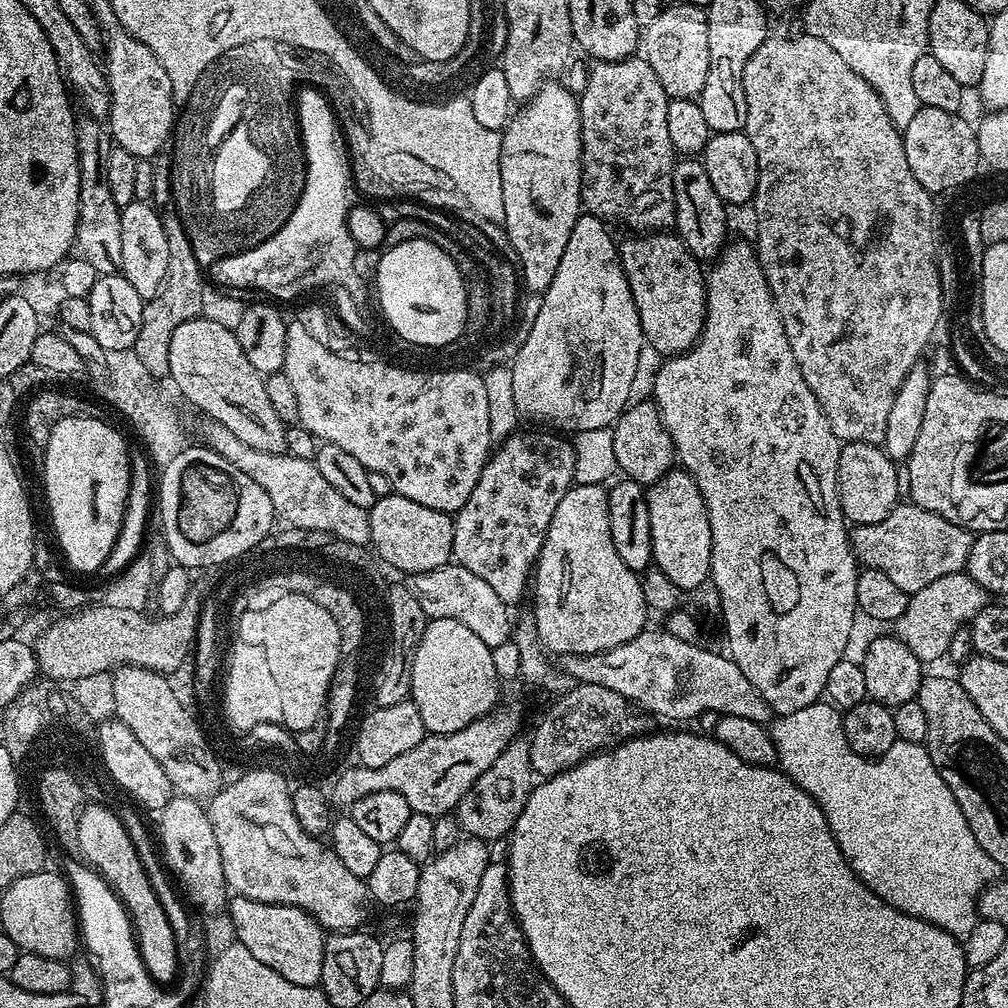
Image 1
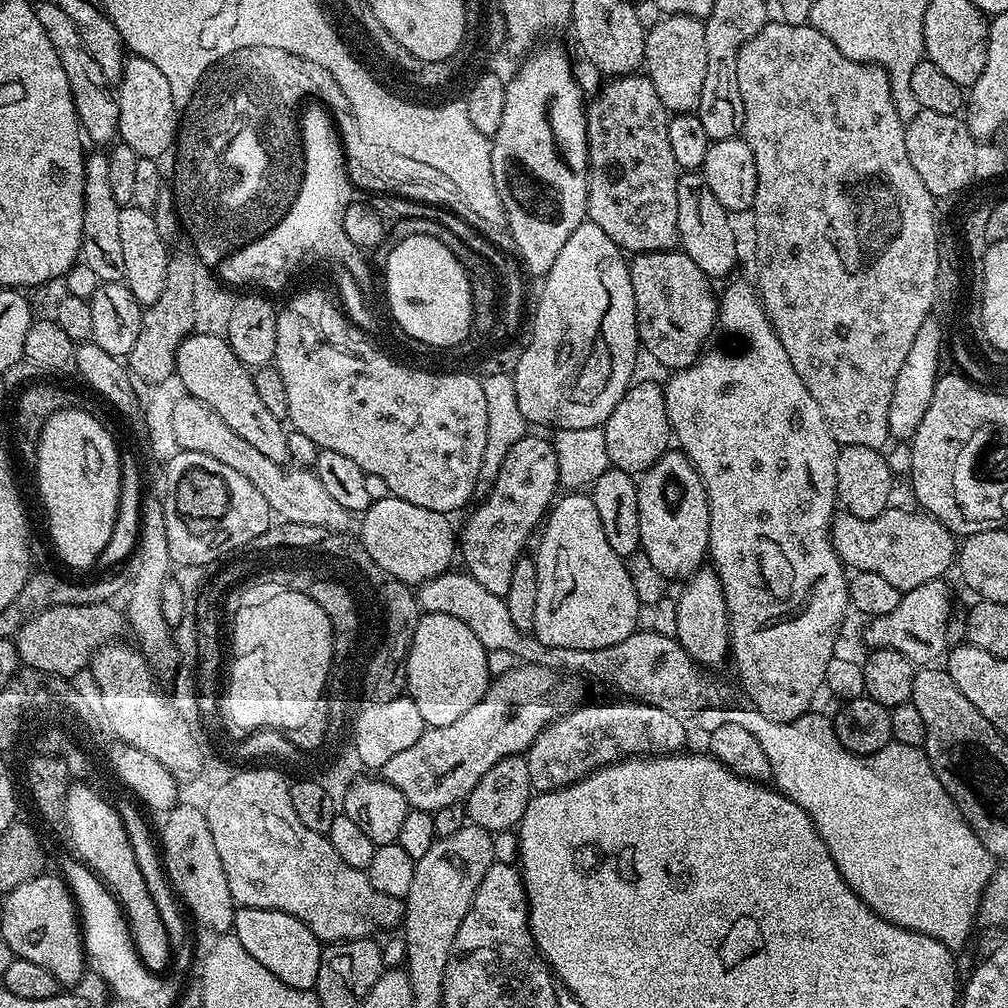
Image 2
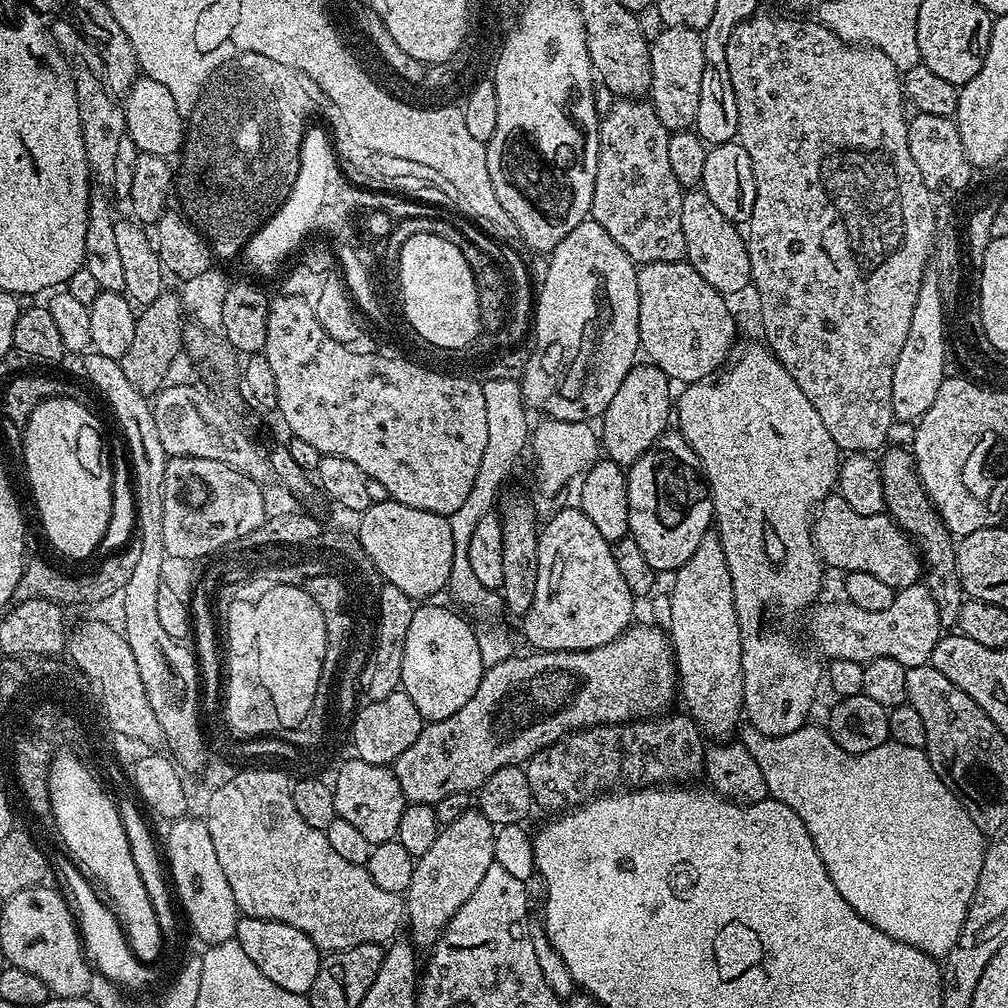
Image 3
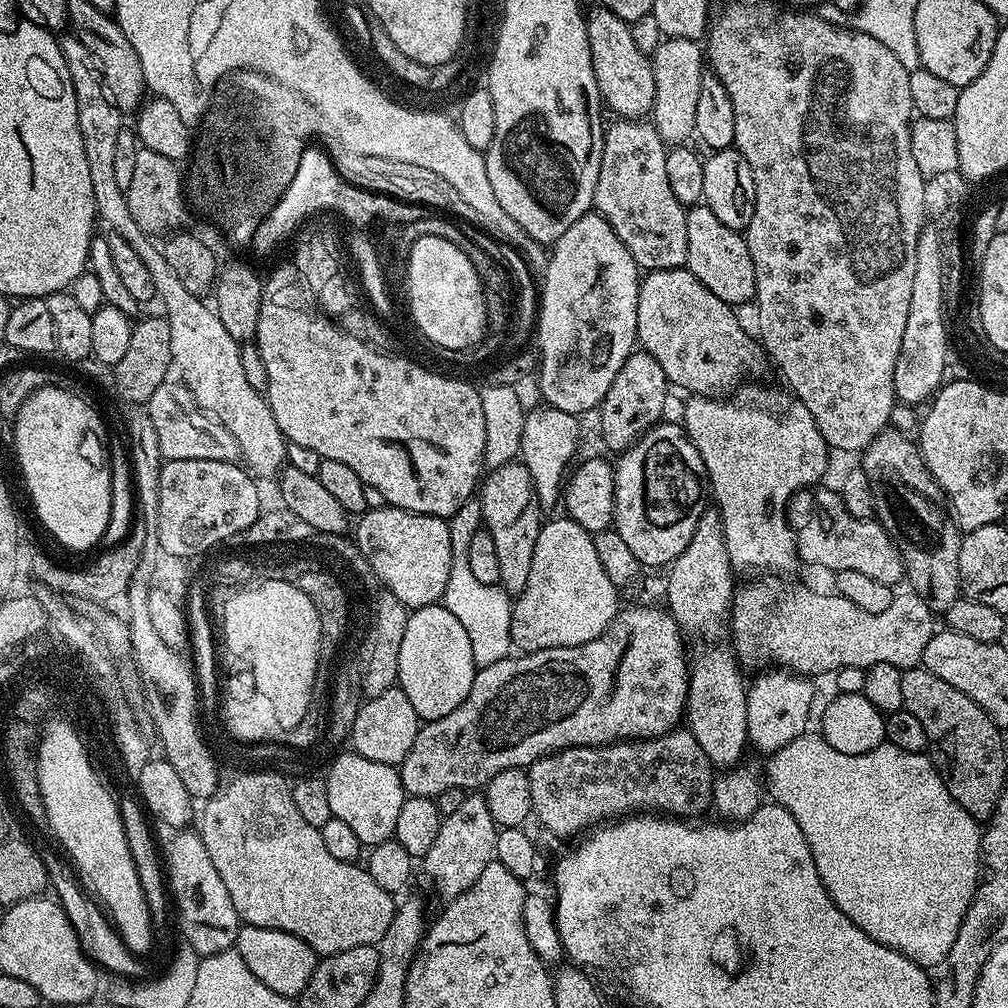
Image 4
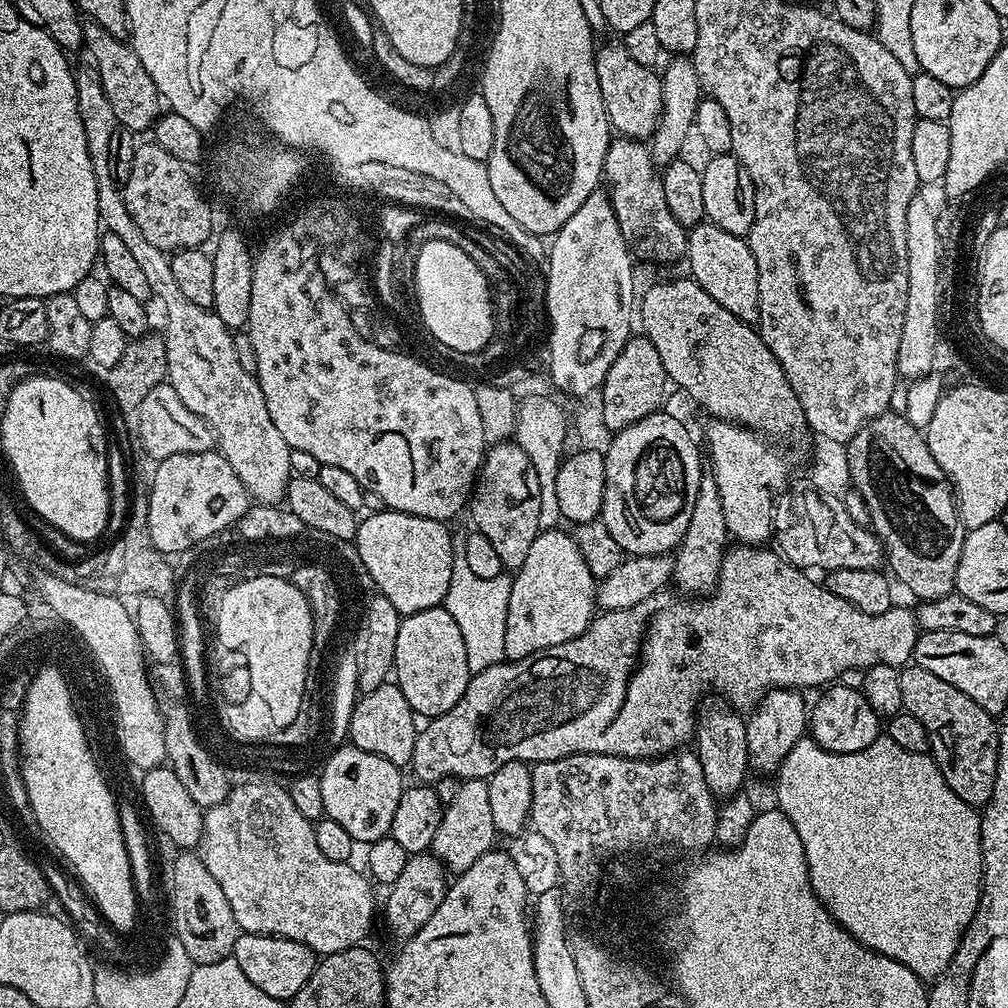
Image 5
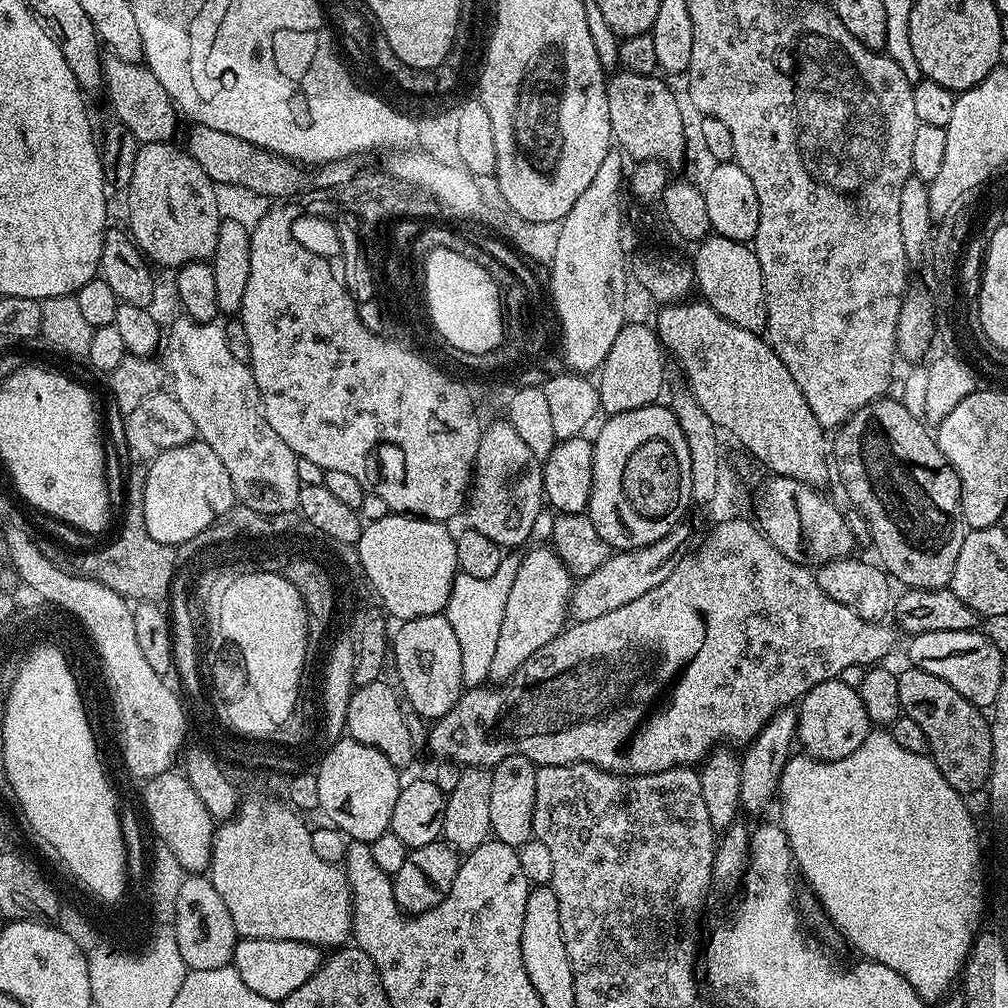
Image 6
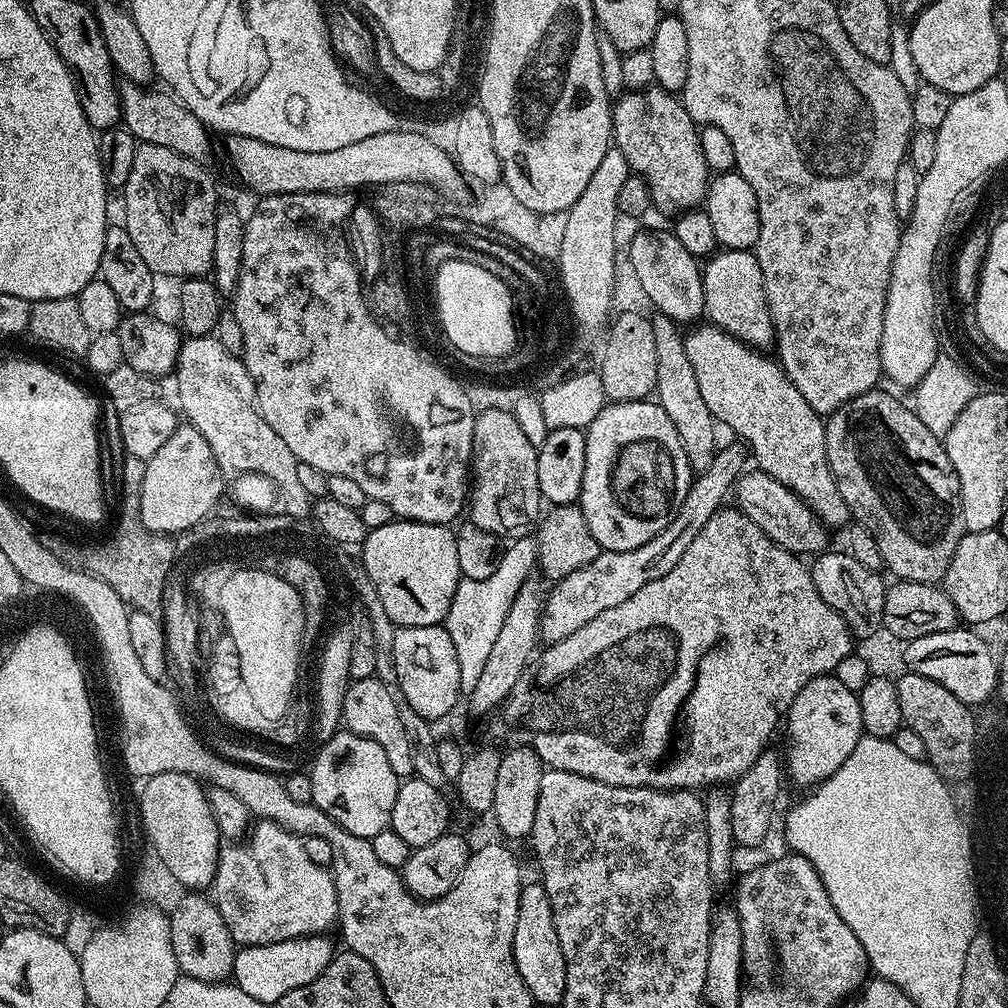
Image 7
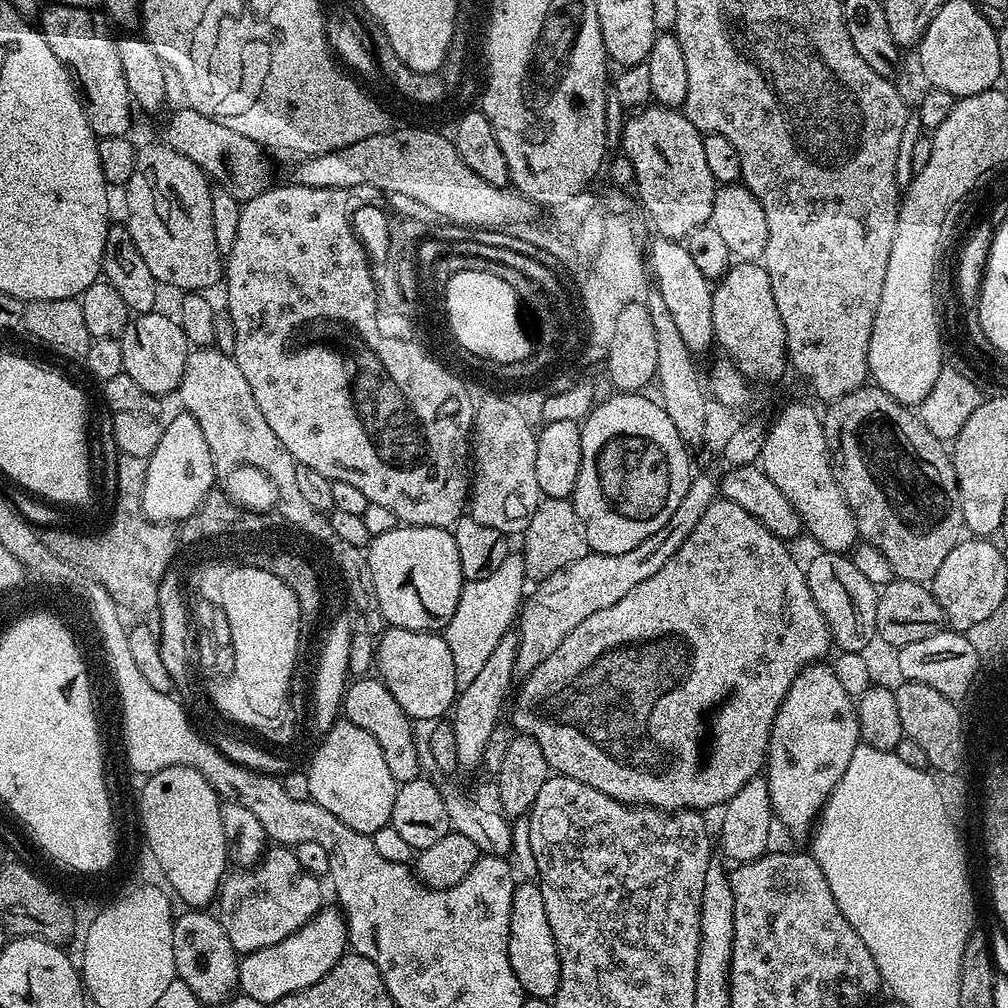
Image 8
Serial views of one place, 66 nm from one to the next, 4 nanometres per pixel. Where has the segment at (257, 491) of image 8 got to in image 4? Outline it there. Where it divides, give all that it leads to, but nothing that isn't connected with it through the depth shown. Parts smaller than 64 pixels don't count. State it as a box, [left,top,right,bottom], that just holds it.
[59,34,286,477]

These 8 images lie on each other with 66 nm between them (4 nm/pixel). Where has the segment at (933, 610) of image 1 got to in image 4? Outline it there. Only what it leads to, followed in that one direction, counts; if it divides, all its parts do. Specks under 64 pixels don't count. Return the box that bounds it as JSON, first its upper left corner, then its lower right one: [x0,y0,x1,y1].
[730,578,934,678]

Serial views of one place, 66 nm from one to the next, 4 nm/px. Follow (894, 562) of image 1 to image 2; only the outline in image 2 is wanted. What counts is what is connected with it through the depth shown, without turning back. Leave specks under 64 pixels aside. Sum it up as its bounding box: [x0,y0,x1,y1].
[832,506,958,594]

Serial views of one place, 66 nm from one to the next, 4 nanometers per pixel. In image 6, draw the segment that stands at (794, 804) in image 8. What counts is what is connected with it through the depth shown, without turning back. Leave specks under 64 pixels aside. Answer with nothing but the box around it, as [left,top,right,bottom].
[796,678,870,760]

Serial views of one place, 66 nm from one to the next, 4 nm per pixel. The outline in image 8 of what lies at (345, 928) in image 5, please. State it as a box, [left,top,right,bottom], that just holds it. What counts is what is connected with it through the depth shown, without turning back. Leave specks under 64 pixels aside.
[218,846,320,954]

